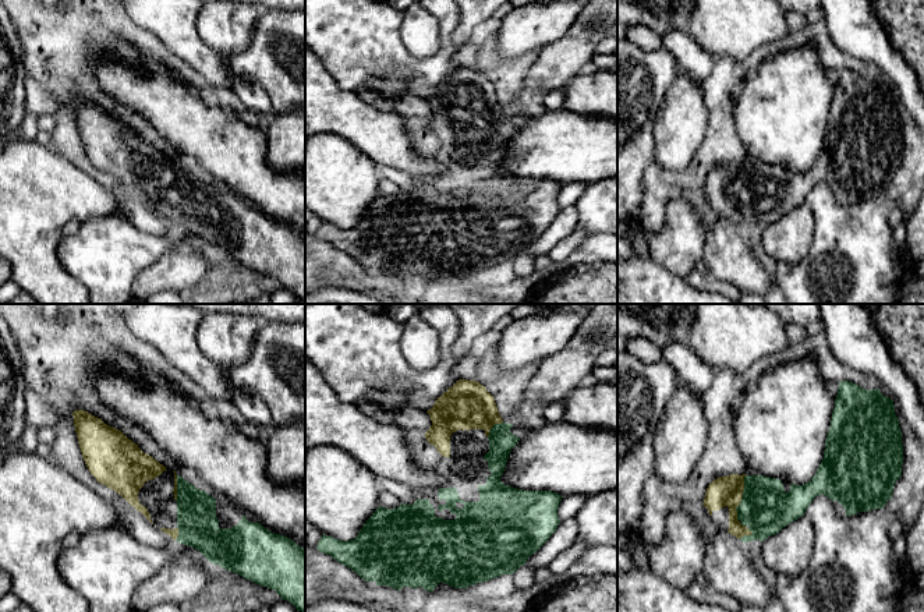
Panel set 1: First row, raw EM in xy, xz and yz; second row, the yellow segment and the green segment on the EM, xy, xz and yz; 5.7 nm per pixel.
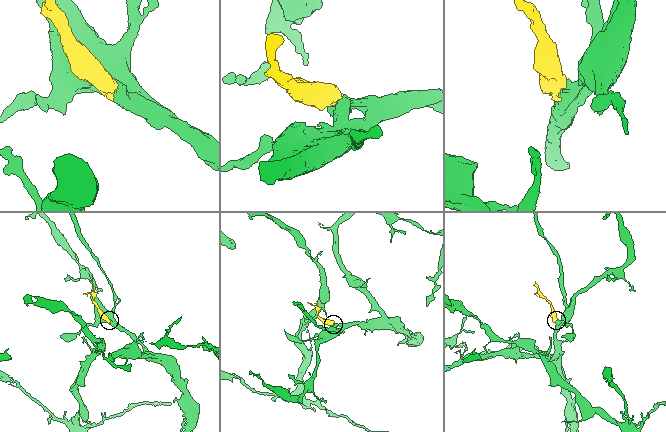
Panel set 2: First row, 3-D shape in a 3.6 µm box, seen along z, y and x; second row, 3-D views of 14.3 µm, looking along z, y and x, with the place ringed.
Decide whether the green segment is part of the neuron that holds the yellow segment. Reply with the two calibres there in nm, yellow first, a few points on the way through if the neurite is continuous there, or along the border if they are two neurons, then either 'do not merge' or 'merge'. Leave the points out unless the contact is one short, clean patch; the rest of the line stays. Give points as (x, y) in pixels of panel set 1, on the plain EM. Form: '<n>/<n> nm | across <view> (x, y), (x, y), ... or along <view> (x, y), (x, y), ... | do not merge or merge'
180/280 nm | across yz (725, 179), (736, 179), (742, 184), (758, 188), (765, 194) | merge

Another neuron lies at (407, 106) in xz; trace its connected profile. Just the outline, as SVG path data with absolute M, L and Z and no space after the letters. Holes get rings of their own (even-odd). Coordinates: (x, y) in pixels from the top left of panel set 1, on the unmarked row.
M406 95L394 102L394 112L403 117L429 118L432 109L426 99Z

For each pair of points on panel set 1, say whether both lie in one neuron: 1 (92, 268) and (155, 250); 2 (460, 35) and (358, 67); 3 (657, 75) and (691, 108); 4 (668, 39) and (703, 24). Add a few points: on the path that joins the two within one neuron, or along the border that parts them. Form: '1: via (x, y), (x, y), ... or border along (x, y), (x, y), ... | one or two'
1: via (108, 254), (110, 251), (140, 250) | one
2: border along (460, 14), (460, 21), (452, 35), (457, 45) | two
3: border along (680, 71), (669, 85), (655, 116) | two
4: border along (687, 31), (708, 55) | two

